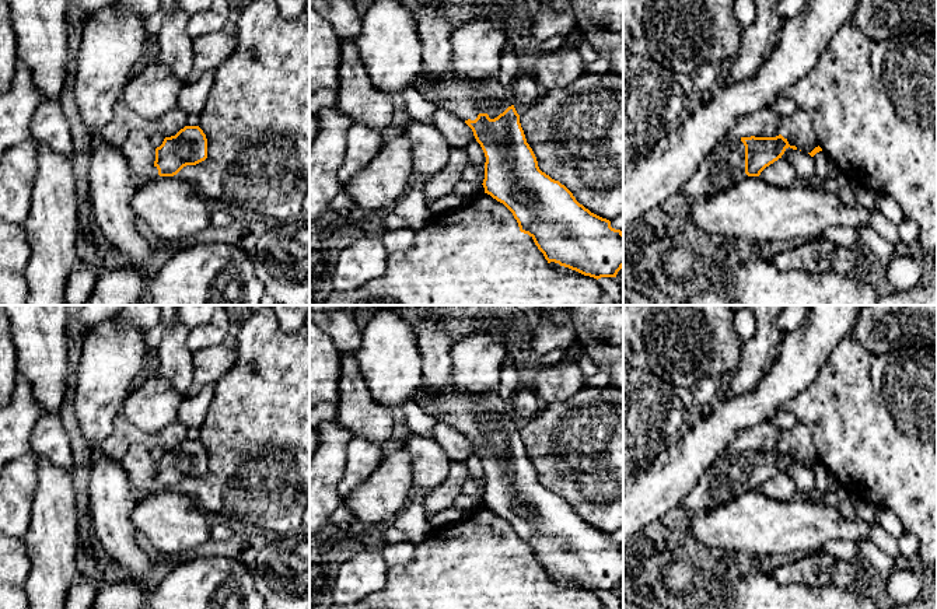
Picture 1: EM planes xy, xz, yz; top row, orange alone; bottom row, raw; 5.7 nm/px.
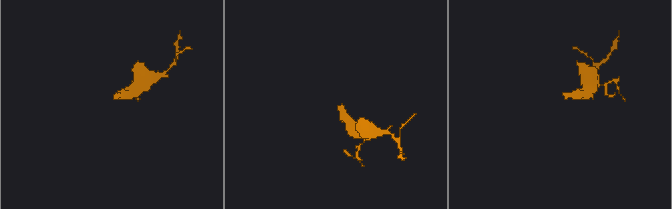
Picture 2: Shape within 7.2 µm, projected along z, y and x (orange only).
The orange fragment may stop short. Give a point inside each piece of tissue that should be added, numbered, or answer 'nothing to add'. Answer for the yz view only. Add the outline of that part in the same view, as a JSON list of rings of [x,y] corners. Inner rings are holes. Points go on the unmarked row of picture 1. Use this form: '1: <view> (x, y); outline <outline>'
1: yz (724, 479); outline [[[727,451],[705,472],[696,487],[679,504],[689,515],[705,512],[748,491],[741,451]]]

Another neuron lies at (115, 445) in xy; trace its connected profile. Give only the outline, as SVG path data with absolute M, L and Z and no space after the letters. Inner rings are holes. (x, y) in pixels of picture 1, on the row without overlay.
M119 413L113 420L112 433L98 445L95 451L97 455L122 461L123 455L133 444L144 444L147 449L161 448L164 451L171 451L186 440L186 434L188 428L179 423L171 424L154 434L144 434L122 413Z

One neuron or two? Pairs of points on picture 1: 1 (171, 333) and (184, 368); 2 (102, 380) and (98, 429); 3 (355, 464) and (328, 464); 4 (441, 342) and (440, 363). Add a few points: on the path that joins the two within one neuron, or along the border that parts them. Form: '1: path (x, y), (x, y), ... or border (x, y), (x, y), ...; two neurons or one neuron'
1: path (174, 342), (175, 360); one neuron
2: path (100, 392), (98, 416); one neuron
3: border (353, 437), (338, 483), (341, 496); two neurons
4: path (440, 347), (440, 357); one neuron

